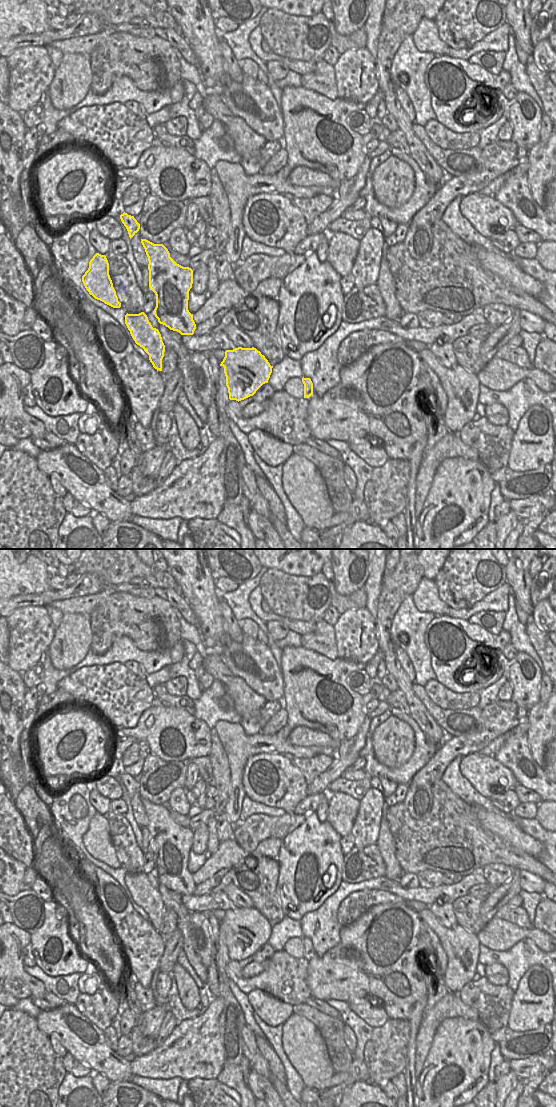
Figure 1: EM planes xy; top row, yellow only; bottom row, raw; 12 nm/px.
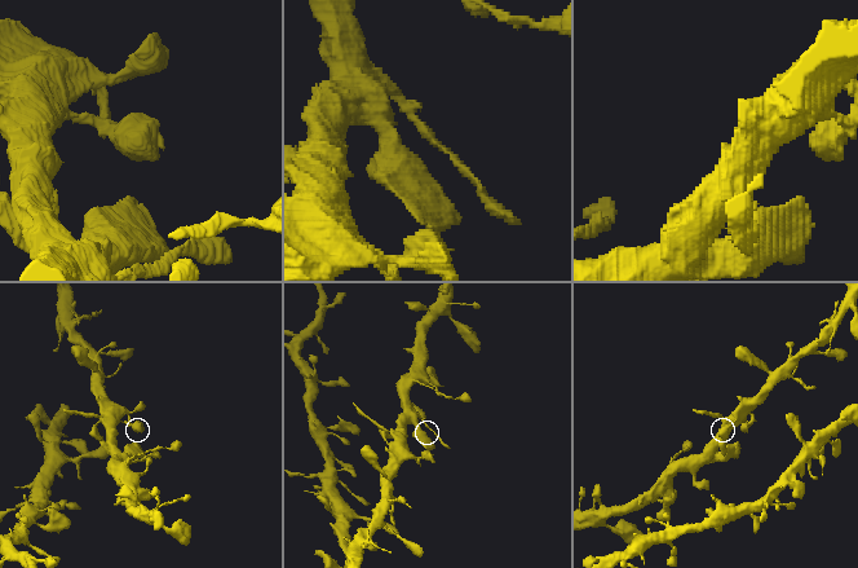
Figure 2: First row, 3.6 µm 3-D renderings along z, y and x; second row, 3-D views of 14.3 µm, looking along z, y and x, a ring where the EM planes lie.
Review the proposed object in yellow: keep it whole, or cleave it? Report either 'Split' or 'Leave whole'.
Leave whole

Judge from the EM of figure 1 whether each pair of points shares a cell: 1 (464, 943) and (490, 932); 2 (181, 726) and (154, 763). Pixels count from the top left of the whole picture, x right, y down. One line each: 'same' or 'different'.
1: different
2: different

